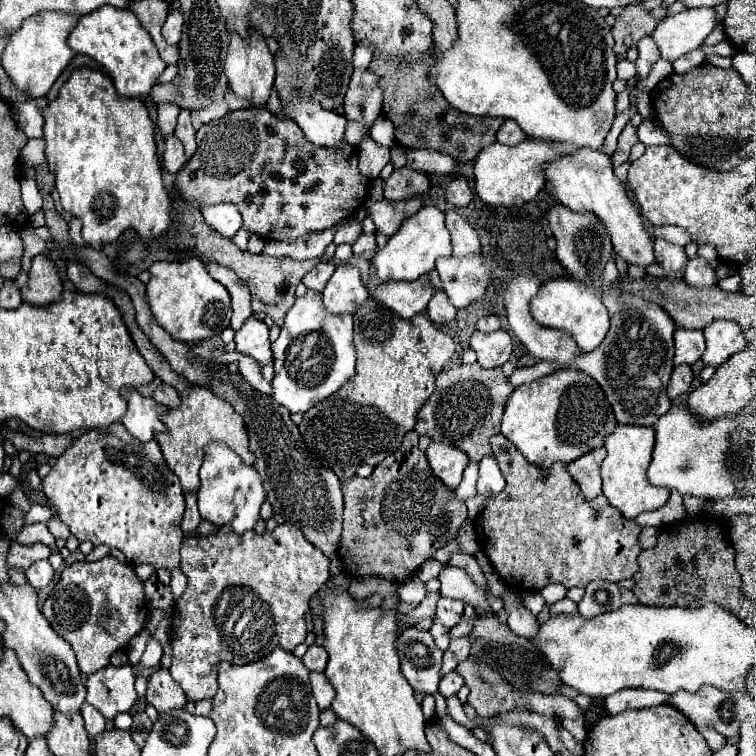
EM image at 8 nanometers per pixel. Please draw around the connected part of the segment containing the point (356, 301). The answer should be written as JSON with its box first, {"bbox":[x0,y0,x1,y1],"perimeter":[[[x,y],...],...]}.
{"bbox":[322,264,368,314],"perimeter":[[[340,264],[322,292],[324,308],[330,314],[354,314],[366,298],[368,290],[360,280],[360,272],[350,264]]]}

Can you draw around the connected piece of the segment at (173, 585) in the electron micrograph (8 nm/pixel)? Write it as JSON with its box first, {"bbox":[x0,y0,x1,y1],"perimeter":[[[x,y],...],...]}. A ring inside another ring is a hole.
{"bbox":[170,570,186,600],"perimeter":[[[172,570],[172,580],[170,580],[170,590],[172,590],[172,596],[174,600],[178,600],[182,596],[182,592],[186,590],[186,574],[182,570]]]}

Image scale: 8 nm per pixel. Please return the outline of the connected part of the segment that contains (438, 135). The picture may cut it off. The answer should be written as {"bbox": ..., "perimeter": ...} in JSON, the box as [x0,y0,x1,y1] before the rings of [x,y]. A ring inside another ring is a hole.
{"bbox":[368,56,502,162],"perimeter":[[[378,56],[372,58],[368,70],[378,76],[380,88],[384,90],[384,116],[390,118],[396,126],[396,144],[404,148],[432,148],[448,154],[454,160],[468,162],[478,156],[478,152],[496,142],[496,132],[502,126],[502,118],[476,118],[456,108],[448,106],[444,96],[440,94],[438,86],[432,86],[428,80],[430,62],[406,62],[406,64],[392,64]]]}

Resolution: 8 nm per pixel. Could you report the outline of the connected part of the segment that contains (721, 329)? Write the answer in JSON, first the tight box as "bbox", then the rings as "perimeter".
{"bbox":[702,320,746,368],"perimeter":[[[716,320],[704,328],[704,336],[706,336],[706,352],[702,354],[702,362],[712,364],[716,368],[746,346],[738,322]]]}

